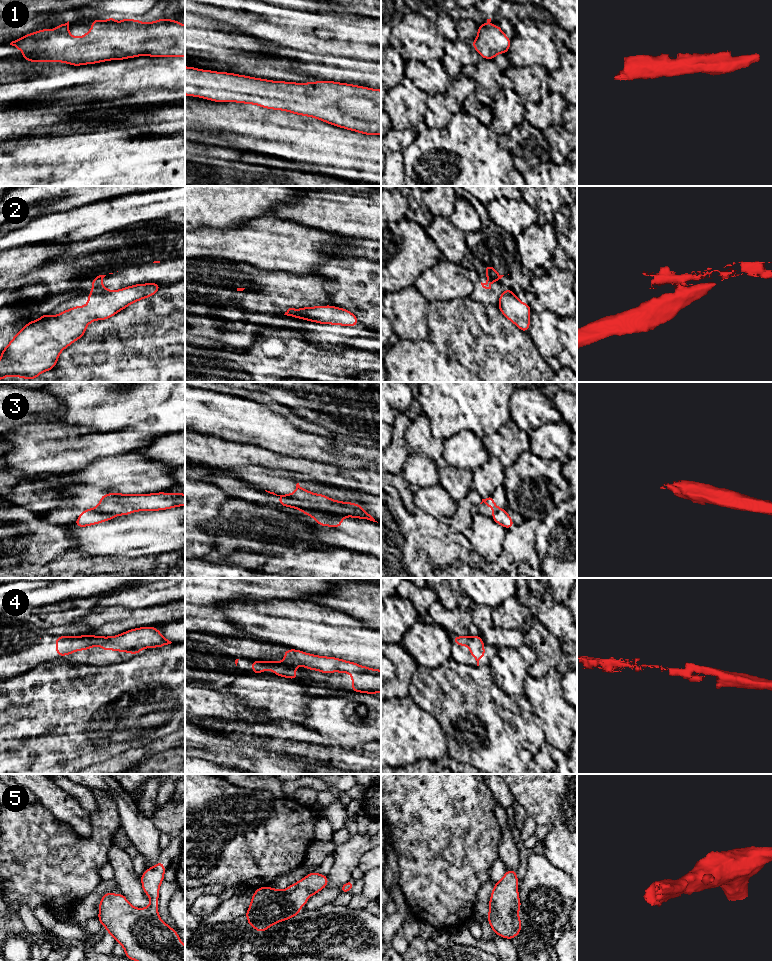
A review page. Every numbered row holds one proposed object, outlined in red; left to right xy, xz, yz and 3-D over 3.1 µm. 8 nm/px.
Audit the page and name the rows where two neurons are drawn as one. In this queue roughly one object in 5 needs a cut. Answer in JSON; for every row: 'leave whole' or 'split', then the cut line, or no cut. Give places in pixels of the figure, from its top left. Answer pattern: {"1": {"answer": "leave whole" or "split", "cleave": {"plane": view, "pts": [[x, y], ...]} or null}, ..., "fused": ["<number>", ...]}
{"1": {"answer": "leave whole", "cleave": null}, "2": {"answer": "split", "cleave": {"plane": "xy", "pts": [[111, 291], [96, 294], [89, 293]]}}, "3": {"answer": "split", "cleave": {"plane": "xz", "pts": [[283, 495], [289, 495], [306, 504], [338, 515], [345, 515]]}}, "4": {"answer": "leave whole", "cleave": null}, "5": {"answer": "leave whole", "cleave": null}, "fused": ["2", "3"]}

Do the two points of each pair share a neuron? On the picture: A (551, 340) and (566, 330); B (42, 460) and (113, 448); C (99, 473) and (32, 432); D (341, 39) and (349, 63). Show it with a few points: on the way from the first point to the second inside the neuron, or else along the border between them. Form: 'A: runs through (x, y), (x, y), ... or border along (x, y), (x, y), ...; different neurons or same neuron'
A: border along (556, 326), (558, 339), (564, 348); different neurons
B: runs through (60, 453), (76, 453), (84, 448), (95, 448); same neuron
C: border along (109, 456), (97, 458), (83, 468), (65, 474); different neurons
D: border along (324, 54), (351, 57), (370, 62); different neurons

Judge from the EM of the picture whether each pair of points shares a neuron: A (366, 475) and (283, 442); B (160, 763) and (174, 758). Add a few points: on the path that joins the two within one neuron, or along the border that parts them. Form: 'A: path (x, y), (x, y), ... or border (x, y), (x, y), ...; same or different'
A: border (329, 463), (344, 469), (370, 470); different
B: path (163, 763), (171, 761); same

